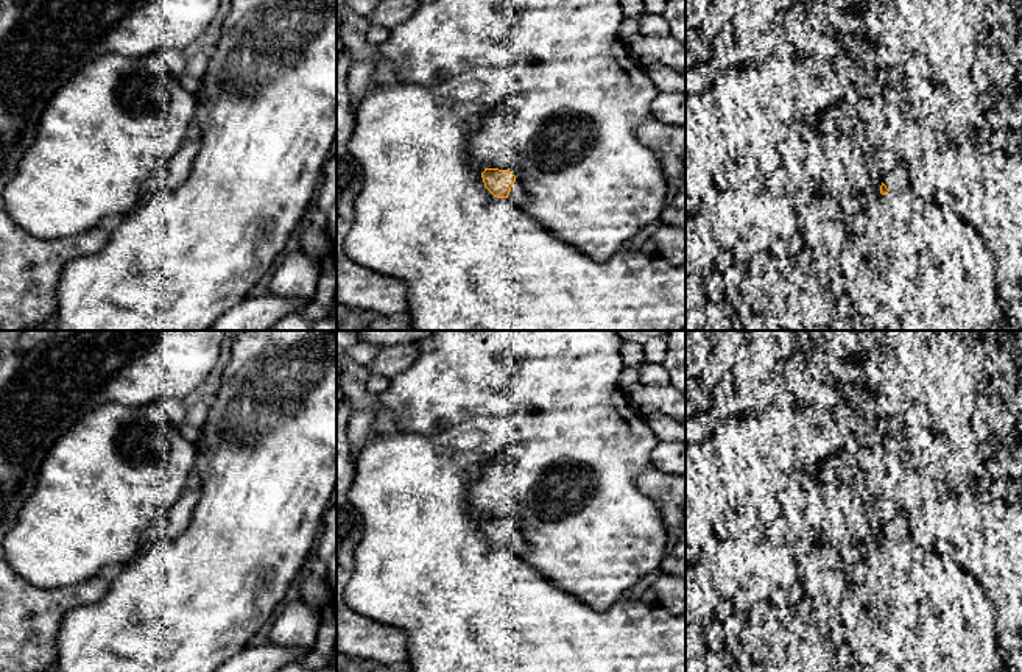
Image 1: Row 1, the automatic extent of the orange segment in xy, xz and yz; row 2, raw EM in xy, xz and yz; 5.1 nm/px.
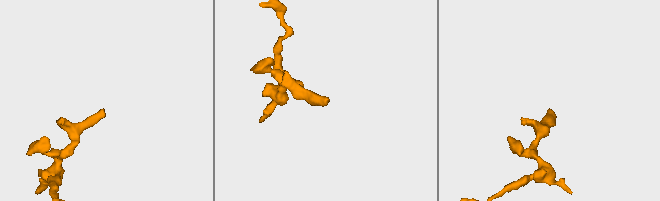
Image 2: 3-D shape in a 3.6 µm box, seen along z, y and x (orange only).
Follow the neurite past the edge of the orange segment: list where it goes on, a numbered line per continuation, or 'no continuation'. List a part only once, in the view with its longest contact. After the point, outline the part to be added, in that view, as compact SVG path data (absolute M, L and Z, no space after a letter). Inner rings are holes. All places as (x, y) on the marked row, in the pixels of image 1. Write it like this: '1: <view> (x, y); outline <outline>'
1: xz (518, 195); outline M516 179L516 182L513 184L508 200L519 207L528 204L528 196L520 181Z

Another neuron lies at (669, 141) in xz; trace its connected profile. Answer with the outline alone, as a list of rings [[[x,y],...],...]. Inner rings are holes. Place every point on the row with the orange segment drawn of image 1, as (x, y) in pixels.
[[[650,118],[636,129],[639,142],[656,151],[667,176],[685,175],[685,126]]]

